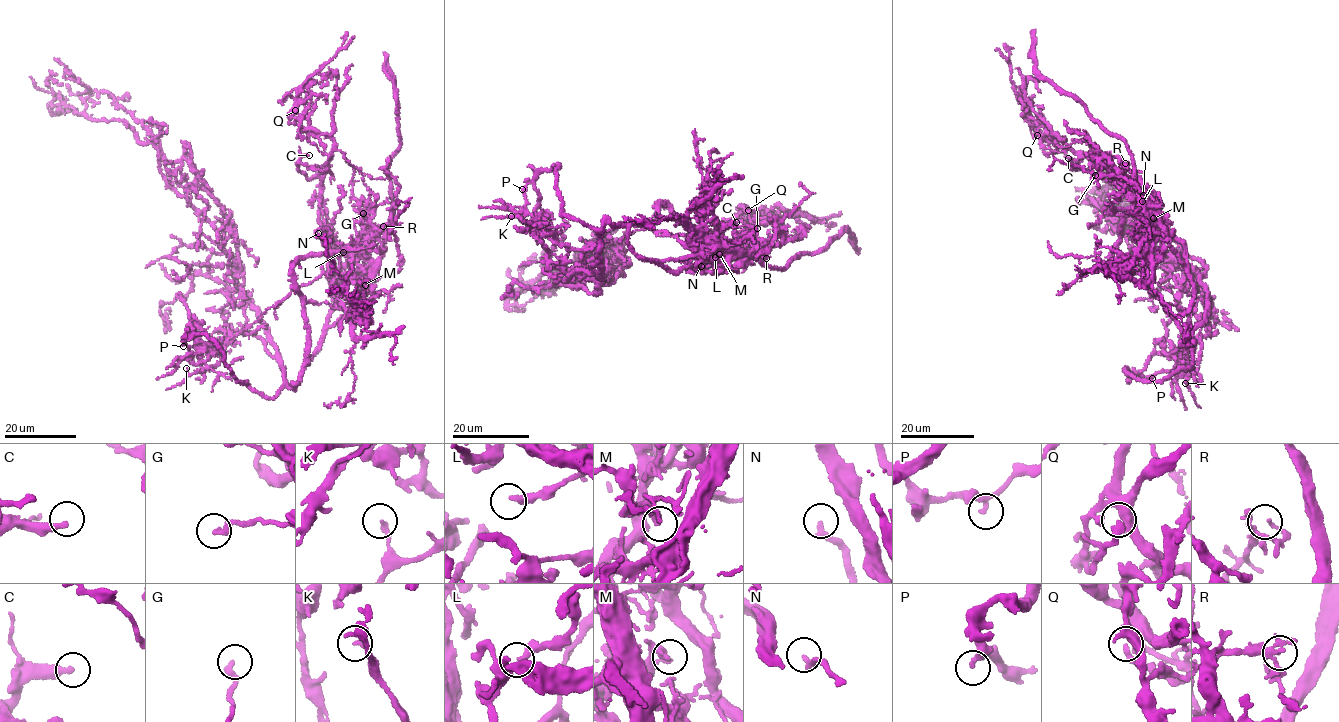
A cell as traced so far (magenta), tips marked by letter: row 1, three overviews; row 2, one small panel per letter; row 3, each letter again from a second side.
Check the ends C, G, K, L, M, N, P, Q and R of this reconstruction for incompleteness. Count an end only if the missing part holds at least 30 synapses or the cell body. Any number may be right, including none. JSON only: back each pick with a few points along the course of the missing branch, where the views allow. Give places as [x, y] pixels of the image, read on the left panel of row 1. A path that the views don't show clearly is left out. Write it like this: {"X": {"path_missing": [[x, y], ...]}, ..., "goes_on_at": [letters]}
{"C": {"path_missing": [[309, 155], [315, 154], [319, 158], [320, 175], [297, 207], [280, 216], [274, 230]]}, "L": {"path_missing": [[343, 252], [314, 248], [307, 251], [304, 259]]}, "goes_on_at": ["C", "L"]}

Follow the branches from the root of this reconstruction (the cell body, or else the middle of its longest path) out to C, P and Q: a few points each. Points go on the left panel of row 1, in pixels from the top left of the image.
C: (283, 370), (285, 381), (295, 387), (321, 339), (338, 292), (322, 180), (307, 178), (297, 168), (309, 155)
P: (283, 370), (280, 392), (265, 398), (236, 379), (222, 350), (205, 335), (185, 336), (183, 346)
Q: (283, 370), (295, 387), (338, 292), (319, 203), (333, 144), (295, 110)

